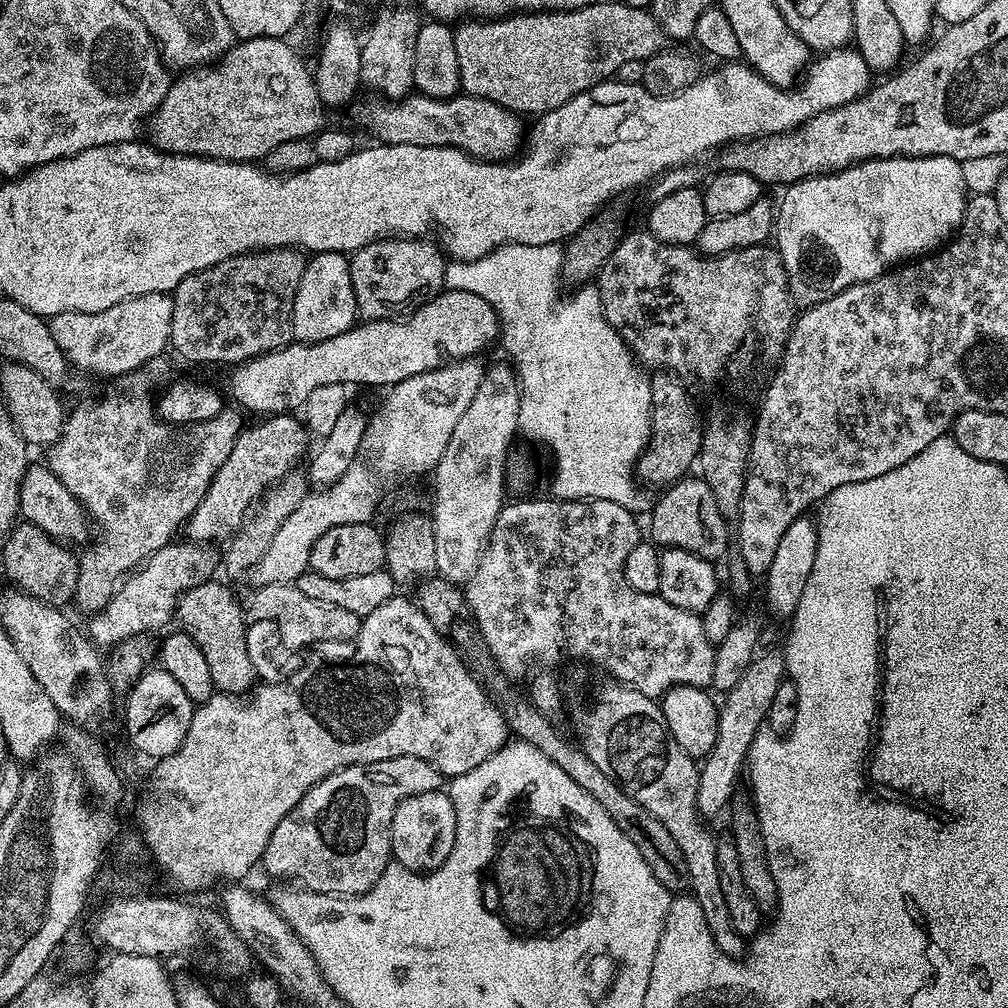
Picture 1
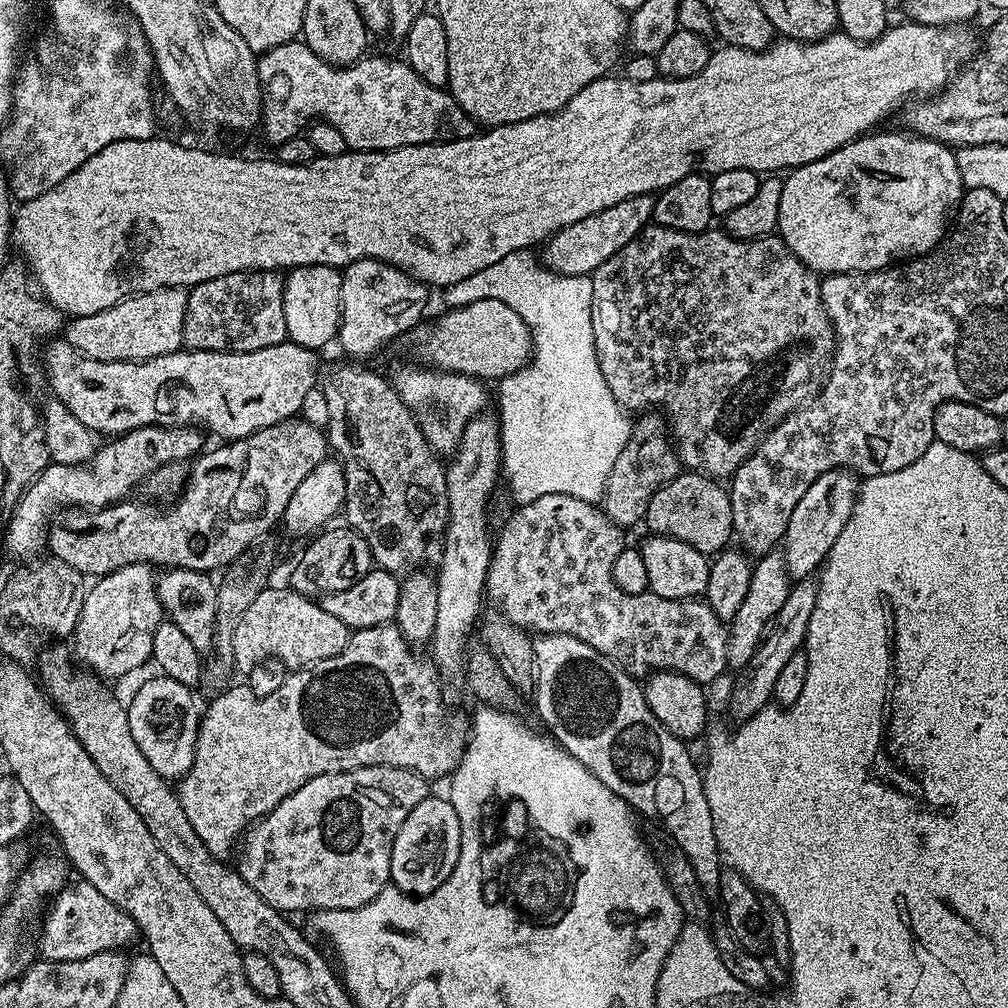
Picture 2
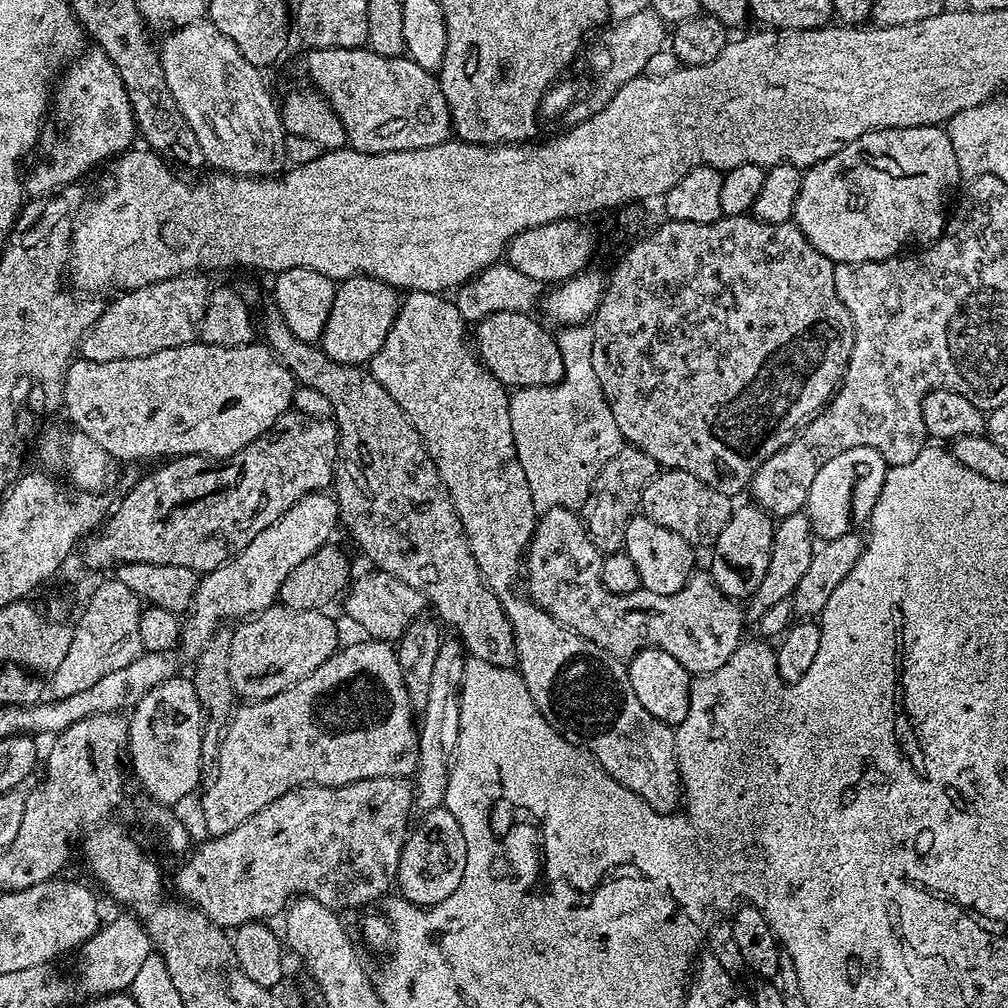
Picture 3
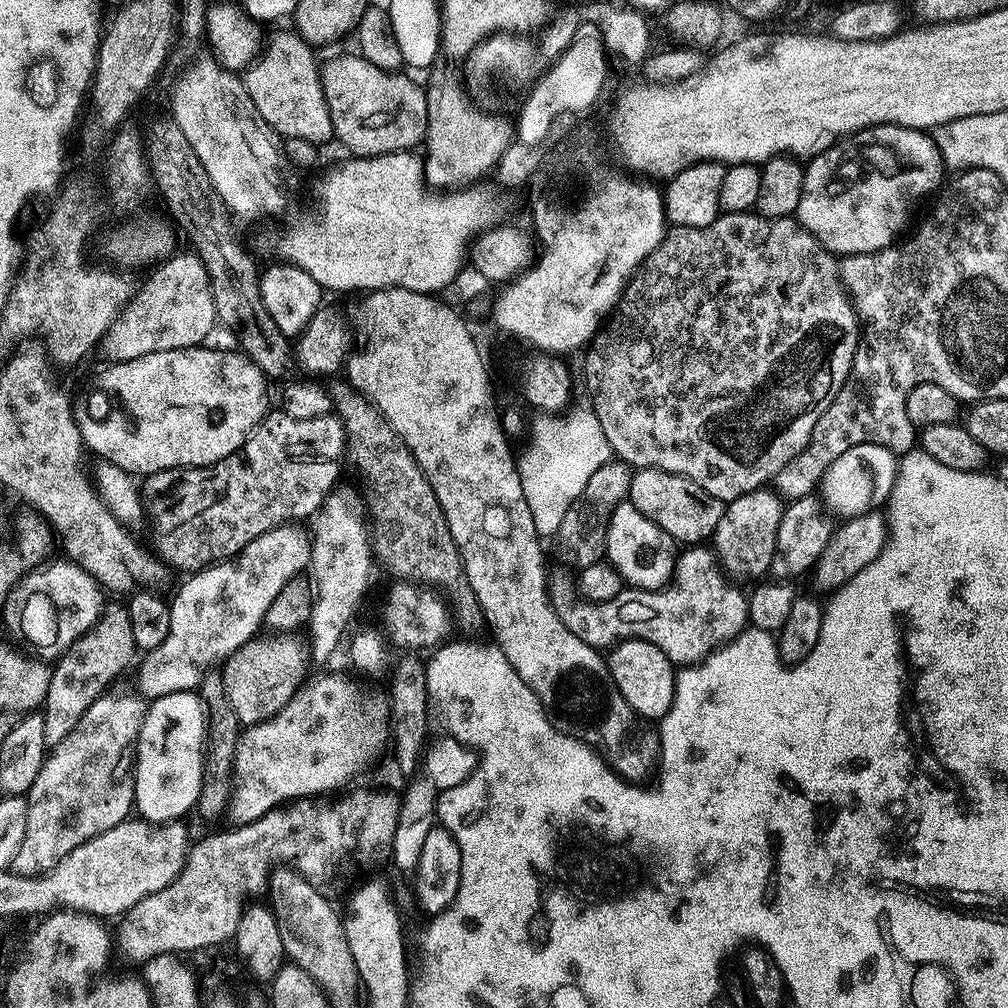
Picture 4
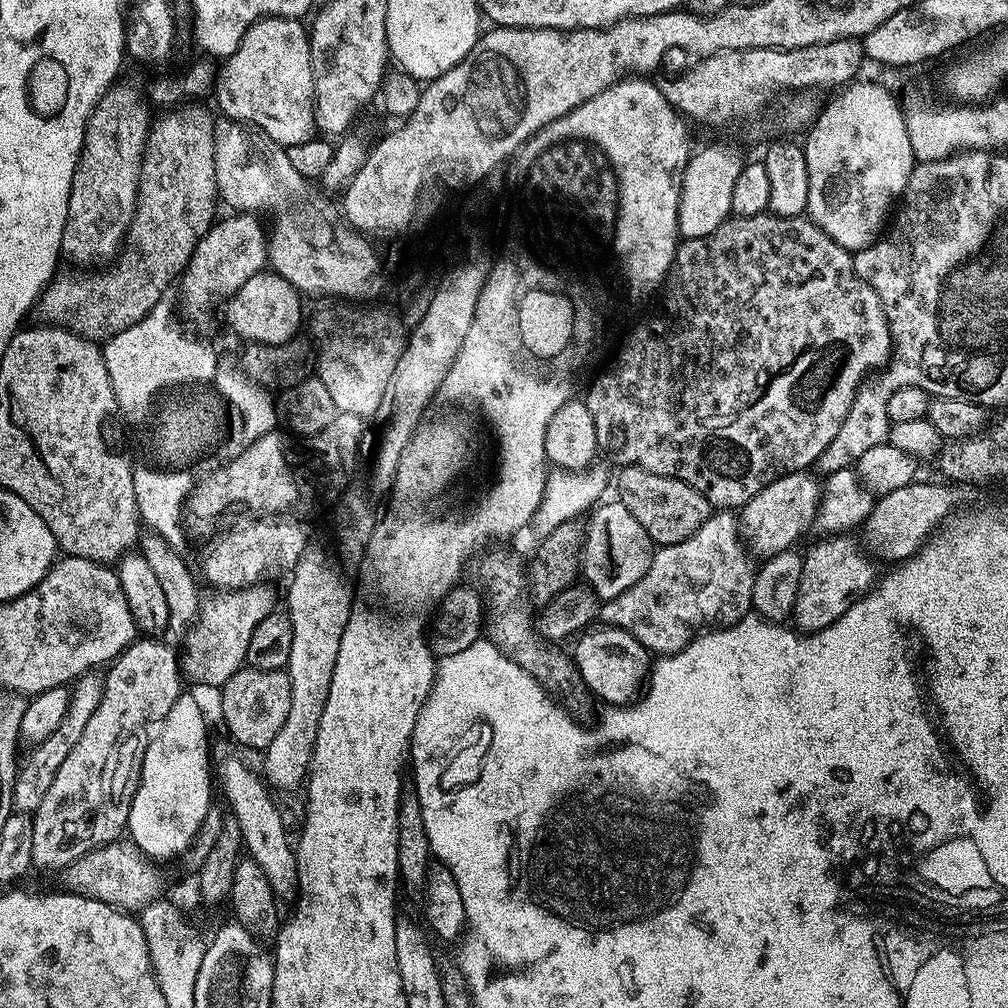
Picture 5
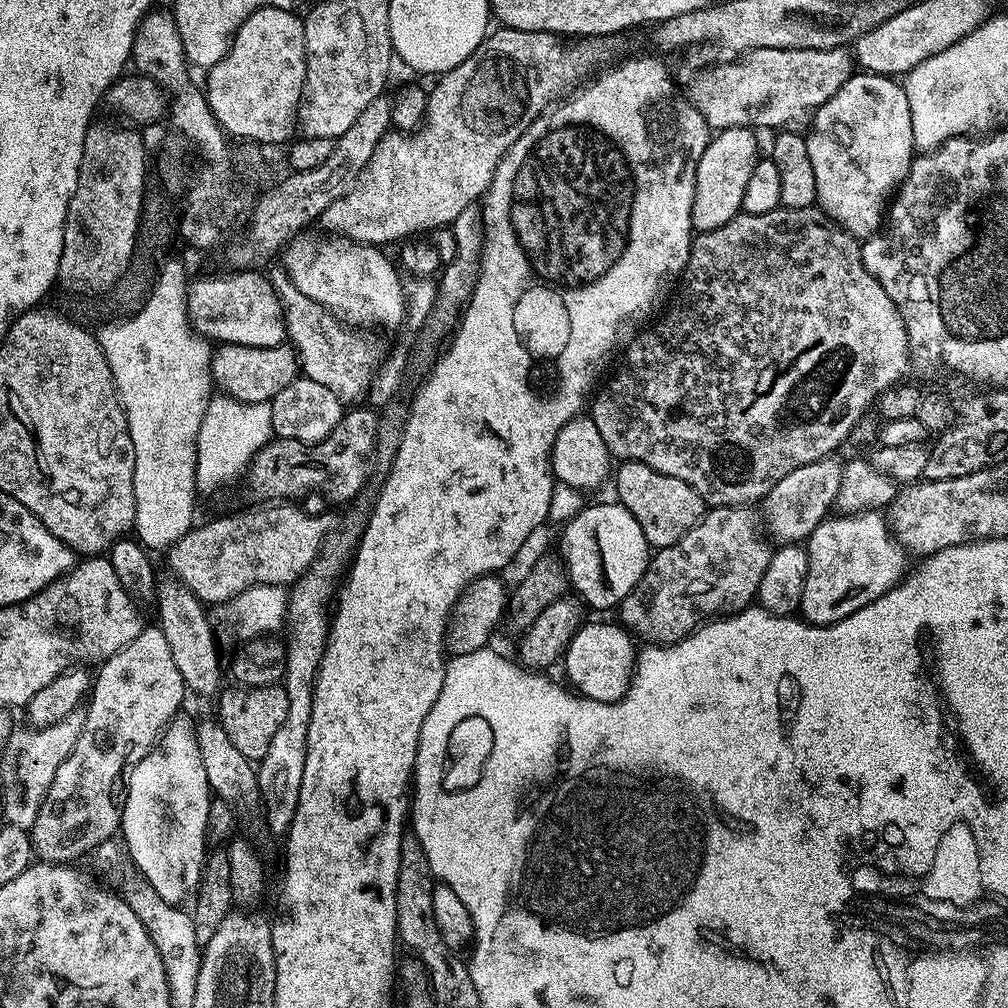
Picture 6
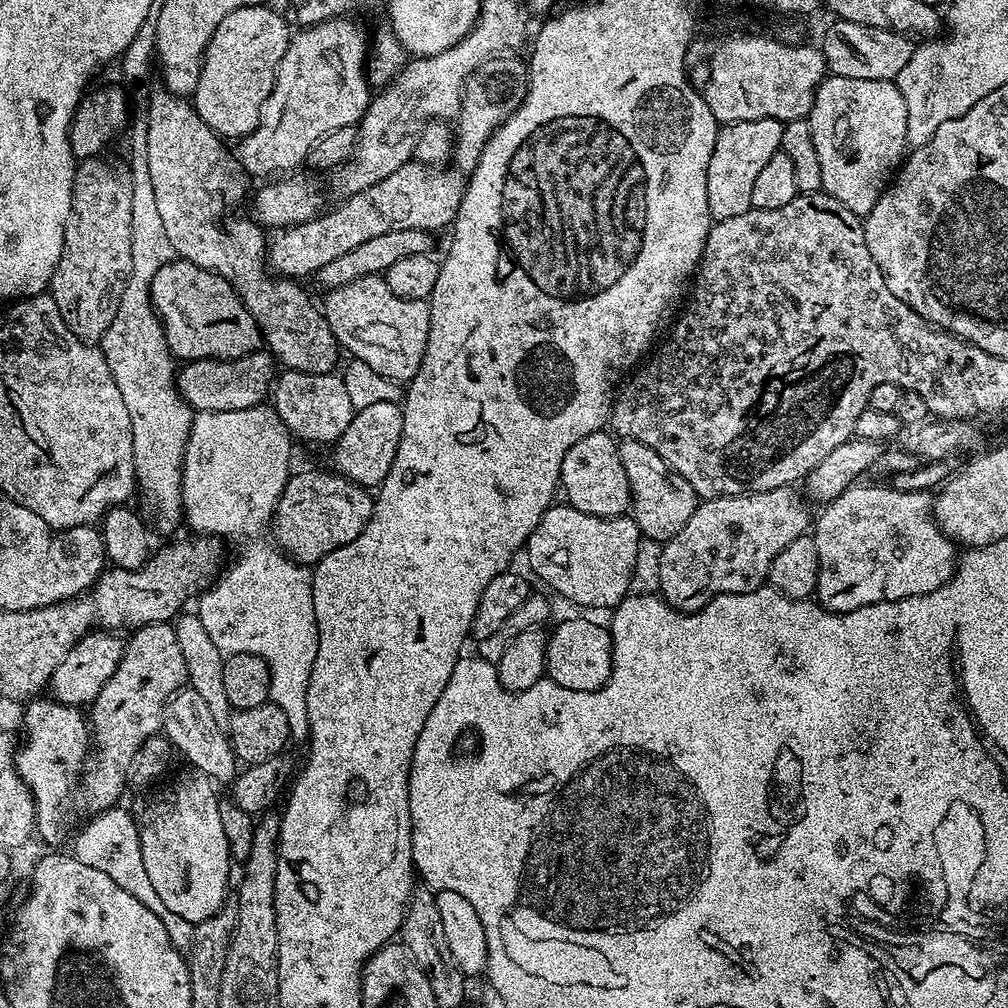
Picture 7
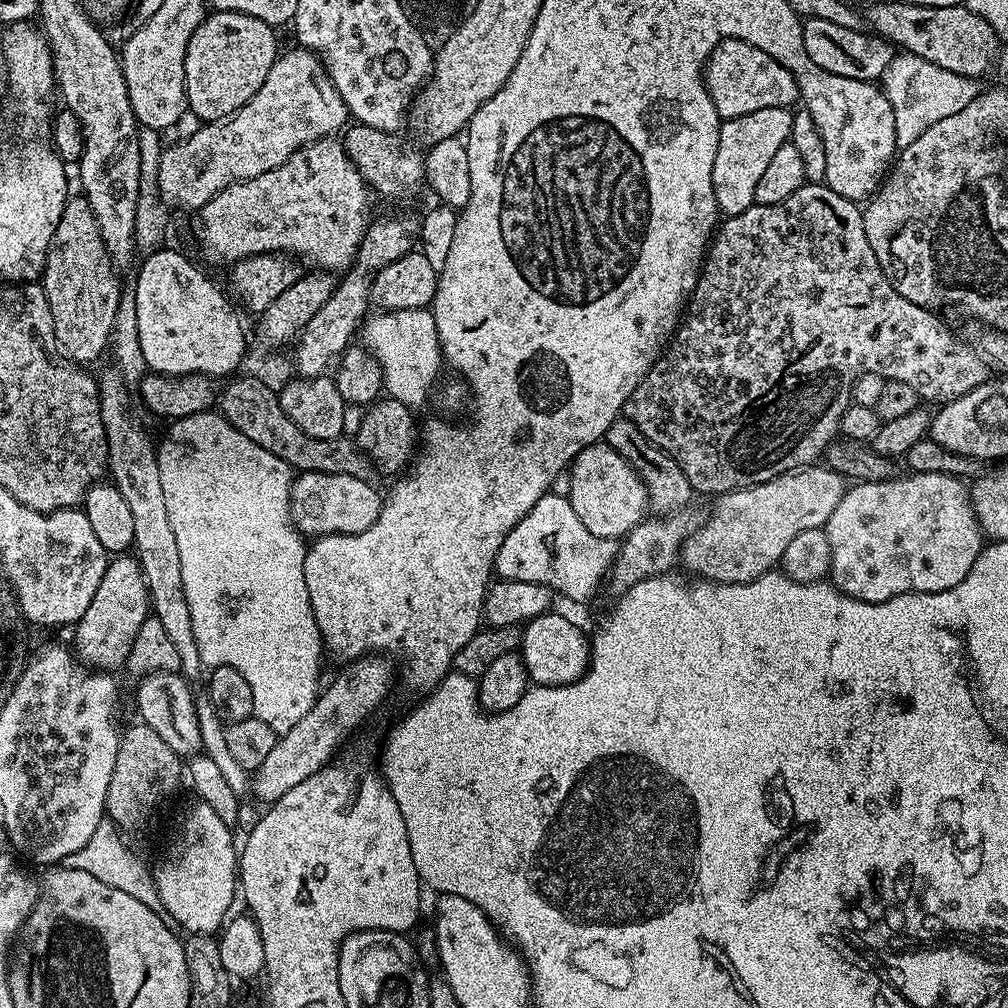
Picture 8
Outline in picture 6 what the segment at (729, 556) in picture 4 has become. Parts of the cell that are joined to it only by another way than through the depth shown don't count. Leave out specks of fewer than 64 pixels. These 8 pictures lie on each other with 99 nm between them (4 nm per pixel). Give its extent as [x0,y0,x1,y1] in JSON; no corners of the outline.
[762,455,844,542]

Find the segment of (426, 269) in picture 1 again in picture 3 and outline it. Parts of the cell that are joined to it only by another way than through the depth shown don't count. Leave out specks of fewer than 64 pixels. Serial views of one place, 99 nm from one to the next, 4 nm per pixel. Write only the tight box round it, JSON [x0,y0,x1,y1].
[318,274,400,365]

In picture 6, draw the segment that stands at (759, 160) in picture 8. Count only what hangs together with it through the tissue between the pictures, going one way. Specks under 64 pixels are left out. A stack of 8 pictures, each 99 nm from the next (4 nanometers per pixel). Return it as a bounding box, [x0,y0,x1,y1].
[692,128,762,233]

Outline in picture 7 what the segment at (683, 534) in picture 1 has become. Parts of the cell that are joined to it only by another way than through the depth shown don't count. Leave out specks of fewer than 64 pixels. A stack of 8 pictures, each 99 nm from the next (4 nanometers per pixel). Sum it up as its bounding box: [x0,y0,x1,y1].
[618,439,698,542]

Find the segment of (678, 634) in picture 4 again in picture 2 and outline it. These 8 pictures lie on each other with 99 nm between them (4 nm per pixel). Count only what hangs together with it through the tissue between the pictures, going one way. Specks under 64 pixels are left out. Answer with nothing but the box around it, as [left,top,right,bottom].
[486,494,728,686]

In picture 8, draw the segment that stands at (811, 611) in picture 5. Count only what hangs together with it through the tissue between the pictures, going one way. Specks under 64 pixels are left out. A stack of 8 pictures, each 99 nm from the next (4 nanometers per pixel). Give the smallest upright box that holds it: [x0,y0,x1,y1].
[823,472,986,604]

